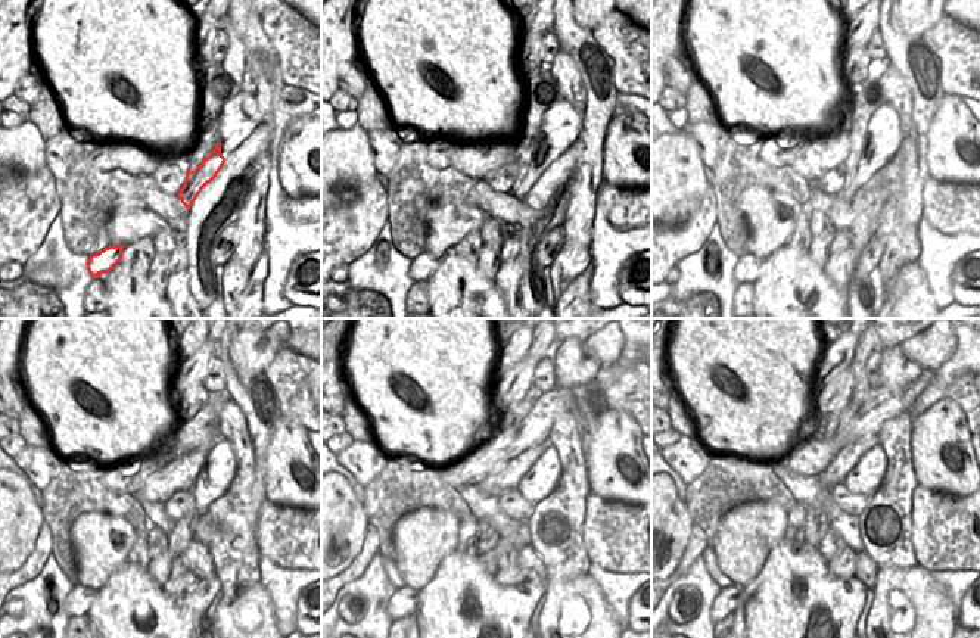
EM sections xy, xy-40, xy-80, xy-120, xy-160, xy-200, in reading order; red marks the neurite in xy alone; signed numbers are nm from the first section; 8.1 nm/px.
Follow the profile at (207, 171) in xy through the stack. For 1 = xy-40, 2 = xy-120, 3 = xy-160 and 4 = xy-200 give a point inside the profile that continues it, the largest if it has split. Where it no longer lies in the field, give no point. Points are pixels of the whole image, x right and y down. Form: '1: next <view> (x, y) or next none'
1: next xy-40 (525, 180)
2: next xy-120 (204, 498)
3: next xy-160 (532, 495)
4: next xy-200 (861, 491)

